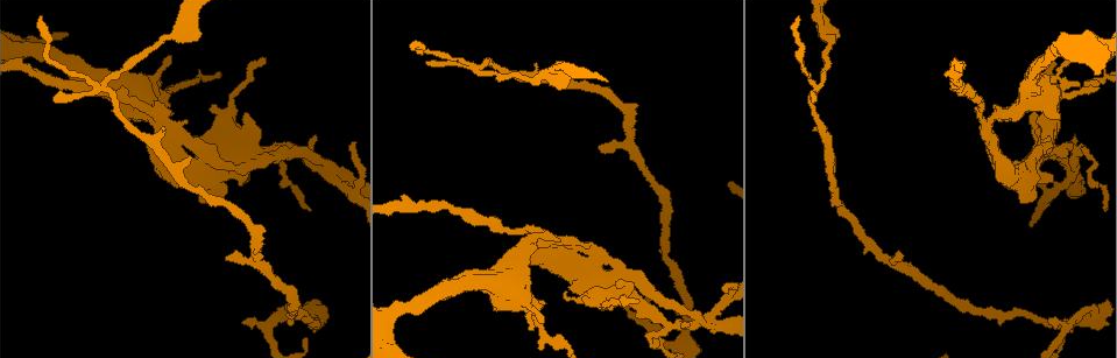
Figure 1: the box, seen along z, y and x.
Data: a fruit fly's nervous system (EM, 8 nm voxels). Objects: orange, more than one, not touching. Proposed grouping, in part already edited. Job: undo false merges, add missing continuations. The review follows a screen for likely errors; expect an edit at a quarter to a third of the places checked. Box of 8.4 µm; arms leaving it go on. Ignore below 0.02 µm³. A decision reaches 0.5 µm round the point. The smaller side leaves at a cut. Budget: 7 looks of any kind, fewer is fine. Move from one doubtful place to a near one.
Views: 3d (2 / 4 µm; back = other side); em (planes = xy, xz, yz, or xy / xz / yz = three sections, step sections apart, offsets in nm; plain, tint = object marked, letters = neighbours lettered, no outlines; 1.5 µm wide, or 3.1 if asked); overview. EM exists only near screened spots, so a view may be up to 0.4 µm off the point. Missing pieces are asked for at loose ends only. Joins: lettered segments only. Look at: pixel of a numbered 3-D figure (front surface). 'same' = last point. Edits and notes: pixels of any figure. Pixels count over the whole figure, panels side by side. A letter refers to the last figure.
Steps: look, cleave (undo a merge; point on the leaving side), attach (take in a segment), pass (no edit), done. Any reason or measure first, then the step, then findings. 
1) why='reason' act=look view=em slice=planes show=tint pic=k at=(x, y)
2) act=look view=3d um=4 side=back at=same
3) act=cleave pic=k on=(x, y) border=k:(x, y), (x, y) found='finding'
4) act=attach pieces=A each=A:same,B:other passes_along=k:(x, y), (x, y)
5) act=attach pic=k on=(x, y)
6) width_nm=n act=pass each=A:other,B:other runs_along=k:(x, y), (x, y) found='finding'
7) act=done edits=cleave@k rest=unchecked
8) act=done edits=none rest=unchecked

why='branch point' act=look view=em slice=xy step=4 show=tint pic=1 at=(821, 83)

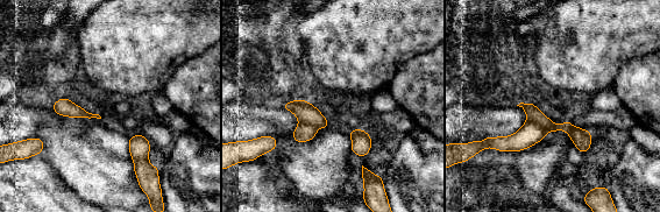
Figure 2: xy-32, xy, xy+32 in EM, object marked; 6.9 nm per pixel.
act=look view=em slice=planes show=letters at=same

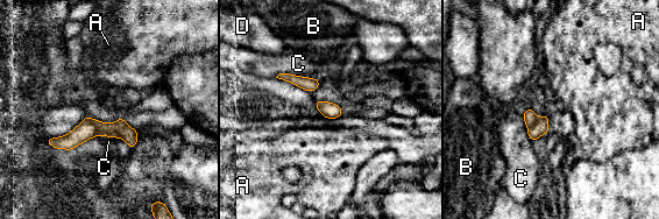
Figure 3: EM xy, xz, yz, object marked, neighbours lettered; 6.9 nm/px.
width_nm=50 act=cleave pic=3 on=(86, 129) each=A:other,B:other,C:other,D:other border=3:(93, 120), (100, 134) found='two neurons meet here'

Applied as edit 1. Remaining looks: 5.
why='see it whole again' act=look view=overview

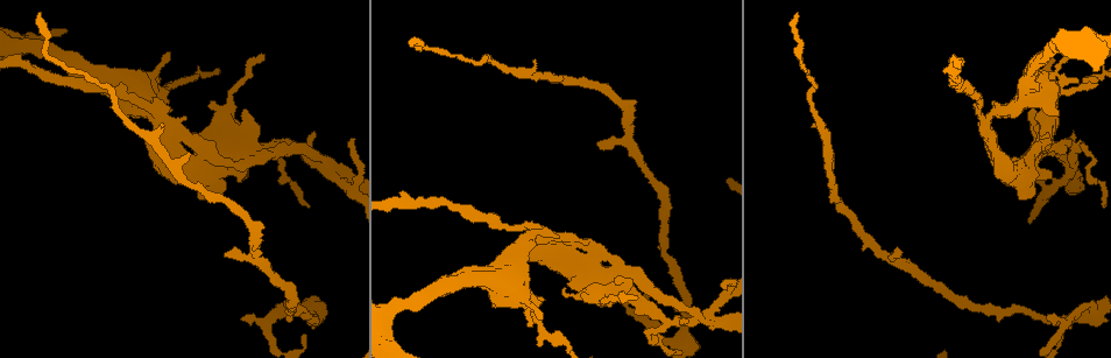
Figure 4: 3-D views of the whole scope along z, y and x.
why='end of a long branch' act=look view=3d um=4 pic=4 at=(37, 13)

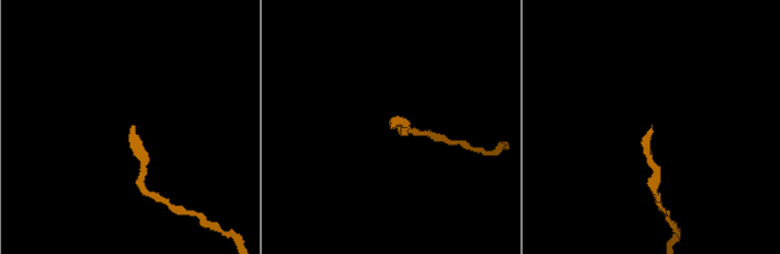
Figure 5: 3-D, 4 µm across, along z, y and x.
why='now the EM' act=look view=em slice=yz step=4 show=tint pic=5 at=(394, 125)

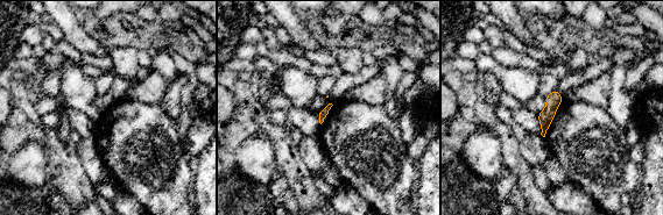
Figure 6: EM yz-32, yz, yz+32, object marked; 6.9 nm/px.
why='what lies round it' act=look view=em slice=yz step=4 show=letters at=same

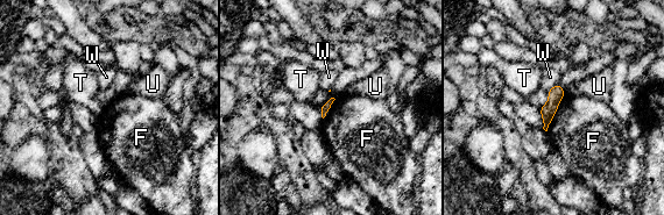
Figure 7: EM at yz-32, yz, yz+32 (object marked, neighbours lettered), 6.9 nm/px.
act=pass each=F:other,T:other,U:other,W:other border=7:(565, 93), (546, 131) found='no lettered segment goes on from it'

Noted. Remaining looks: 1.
act=done edits=cleave@3 rest=unchecked

